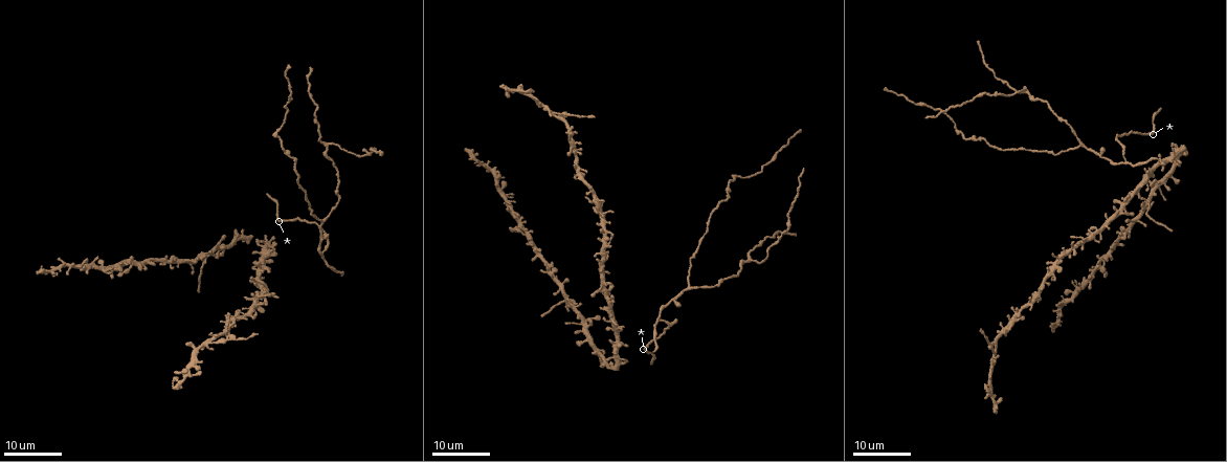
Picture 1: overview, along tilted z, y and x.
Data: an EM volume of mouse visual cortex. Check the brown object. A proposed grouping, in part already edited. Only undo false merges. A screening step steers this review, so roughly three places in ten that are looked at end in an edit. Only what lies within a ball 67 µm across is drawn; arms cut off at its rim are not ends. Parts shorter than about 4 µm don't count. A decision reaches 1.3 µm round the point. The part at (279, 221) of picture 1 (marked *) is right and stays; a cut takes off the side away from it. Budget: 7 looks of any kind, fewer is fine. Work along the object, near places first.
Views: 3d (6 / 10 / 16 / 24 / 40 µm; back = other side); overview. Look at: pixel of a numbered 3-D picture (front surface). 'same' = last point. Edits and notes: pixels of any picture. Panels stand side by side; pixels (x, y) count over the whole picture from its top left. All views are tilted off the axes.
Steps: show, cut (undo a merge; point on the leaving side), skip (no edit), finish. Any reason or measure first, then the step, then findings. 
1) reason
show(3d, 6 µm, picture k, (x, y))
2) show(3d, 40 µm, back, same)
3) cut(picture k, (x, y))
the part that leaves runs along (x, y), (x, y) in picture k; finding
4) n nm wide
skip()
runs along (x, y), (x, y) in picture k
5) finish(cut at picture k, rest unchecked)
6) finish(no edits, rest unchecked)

a fork
show(3d, 24 µm, picture 1, (1127, 162))

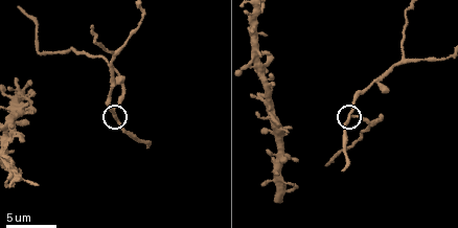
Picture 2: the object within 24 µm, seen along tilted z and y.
show(3d, 6 µm, picture 2, (116, 118))

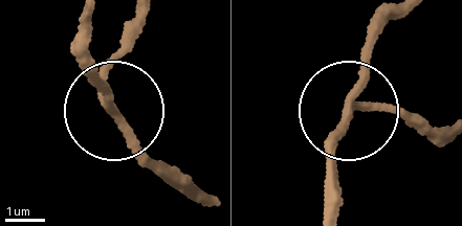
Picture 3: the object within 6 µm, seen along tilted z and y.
side arm 7 µm; 3 arms
skip()
continuous, no second neuron

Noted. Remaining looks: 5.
three-way junction
show(3d, 6 µm, picture 2, (404, 60))

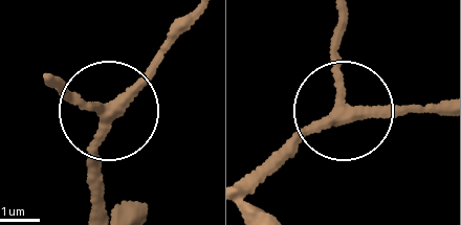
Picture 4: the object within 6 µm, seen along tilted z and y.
other side
show(3d, 6 µm, back, picture 4, (342, 106))

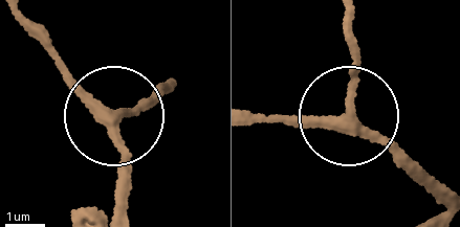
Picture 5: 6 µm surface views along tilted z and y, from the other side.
250 nm wide
skip()
runs along (444, 186), (358, 120), (257, 123) in picture 5; continuous, no second neuron

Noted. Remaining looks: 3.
two arms in line, one across
show(3d, 24 µm, picture 1, (750, 261))

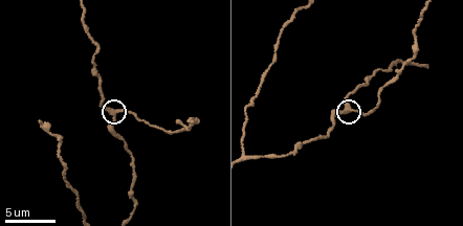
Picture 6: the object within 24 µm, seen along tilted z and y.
zoom in
show(3d, 6 µm, picture 6, (350, 110))

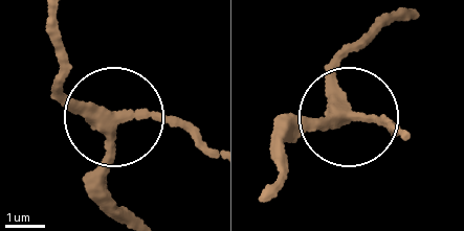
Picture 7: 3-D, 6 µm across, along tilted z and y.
side arm 16 µm
skip()
runs along (274, 179), (291, 141), (350, 110), (333, 69), (343, 46) in picture 7; all the same neuron

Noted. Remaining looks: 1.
finish(no edits, rest unchecked)

